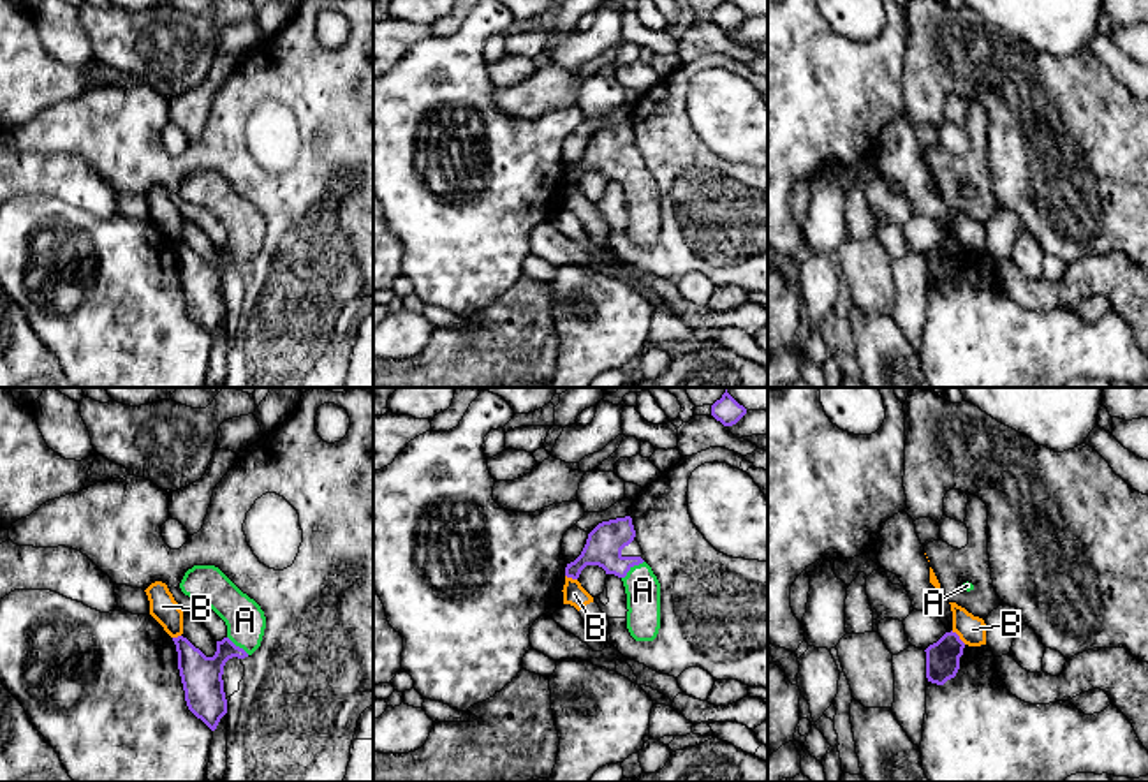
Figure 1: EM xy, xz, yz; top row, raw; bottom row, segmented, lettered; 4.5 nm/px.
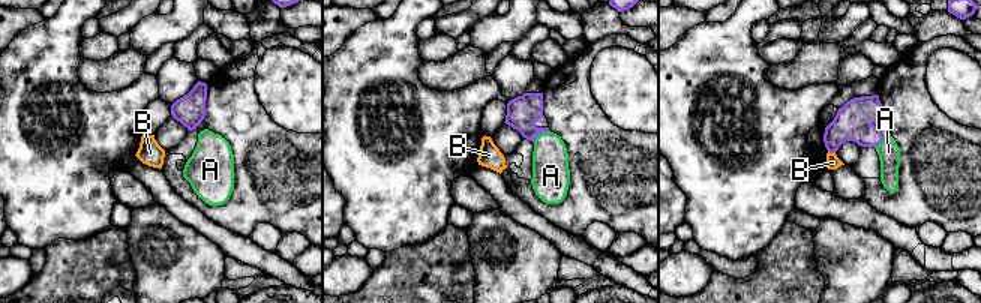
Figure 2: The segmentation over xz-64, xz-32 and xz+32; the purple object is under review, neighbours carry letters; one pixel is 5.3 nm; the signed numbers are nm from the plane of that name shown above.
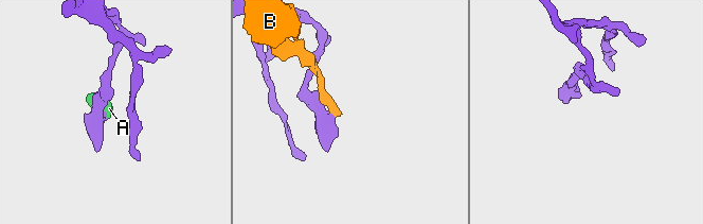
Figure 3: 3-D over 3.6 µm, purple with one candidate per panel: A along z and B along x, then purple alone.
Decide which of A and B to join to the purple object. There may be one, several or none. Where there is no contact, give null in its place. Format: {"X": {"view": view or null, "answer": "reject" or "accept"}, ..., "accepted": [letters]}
{"A": {"view": "xz", "answer": "accept"}, "B": {"view": "yz", "answer": "reject"}, "accepted": ["A"]}

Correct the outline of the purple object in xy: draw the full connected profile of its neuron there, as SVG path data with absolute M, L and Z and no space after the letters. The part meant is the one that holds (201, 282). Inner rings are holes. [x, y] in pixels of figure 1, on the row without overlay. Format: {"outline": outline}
{"outline": "M194 171L180 188L185 201L208 210L227 231L213 262L206 262L187 243L173 243L188 315L211 336L227 319L224 271L229 264L252 261L262 247L266 222L218 173Z"}

